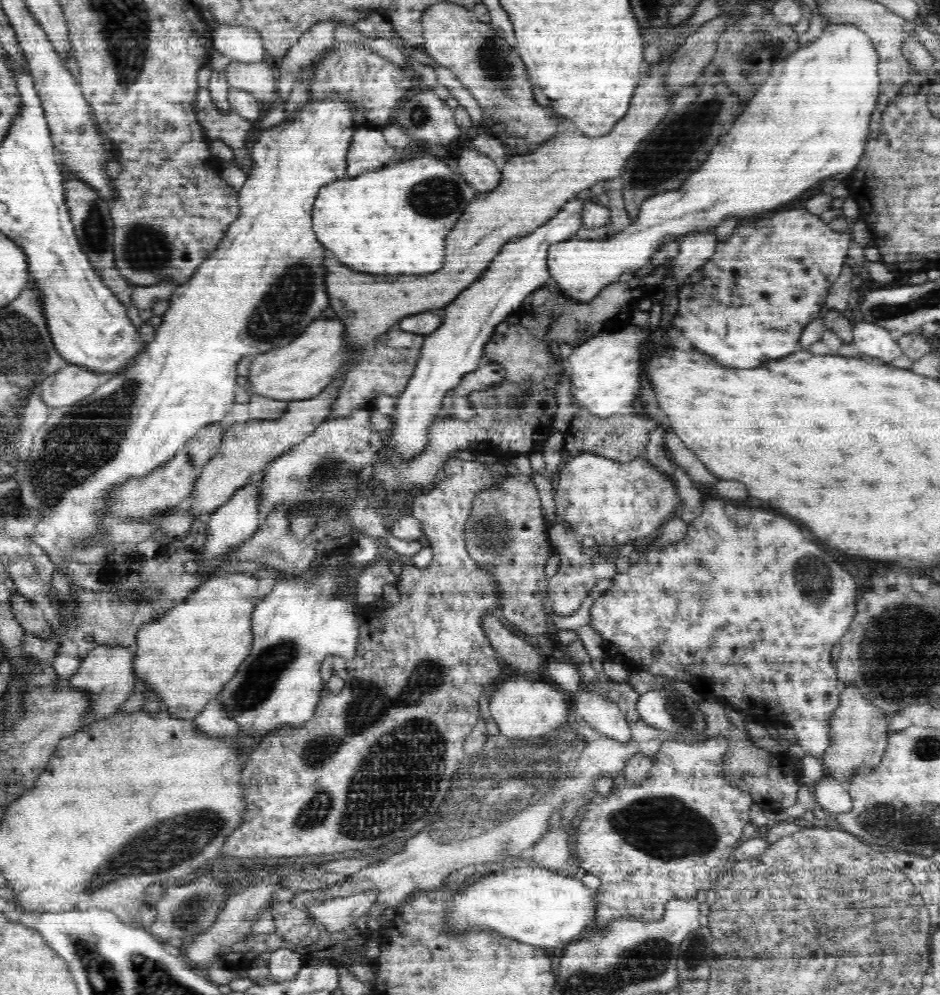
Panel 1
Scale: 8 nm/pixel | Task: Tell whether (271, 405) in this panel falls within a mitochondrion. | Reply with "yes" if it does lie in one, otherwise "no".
no

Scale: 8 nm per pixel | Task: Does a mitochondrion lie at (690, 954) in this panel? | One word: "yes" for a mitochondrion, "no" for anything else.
yes

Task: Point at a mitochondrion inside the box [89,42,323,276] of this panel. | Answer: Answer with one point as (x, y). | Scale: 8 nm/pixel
(145, 246)

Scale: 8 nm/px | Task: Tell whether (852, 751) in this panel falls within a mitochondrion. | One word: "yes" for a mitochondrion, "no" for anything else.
no

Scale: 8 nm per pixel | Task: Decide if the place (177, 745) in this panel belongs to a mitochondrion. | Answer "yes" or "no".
no

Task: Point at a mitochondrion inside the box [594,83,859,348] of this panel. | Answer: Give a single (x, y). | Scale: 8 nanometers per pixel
(657, 163)

